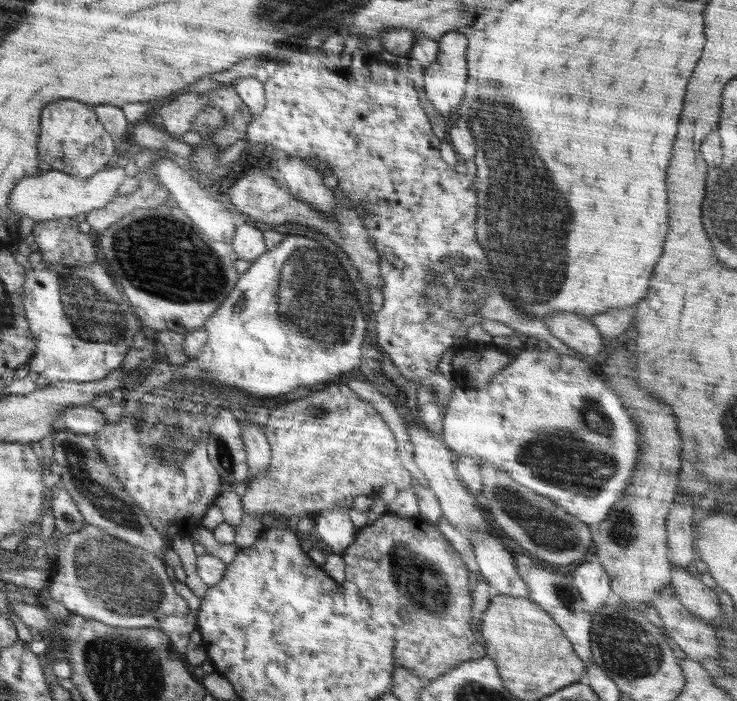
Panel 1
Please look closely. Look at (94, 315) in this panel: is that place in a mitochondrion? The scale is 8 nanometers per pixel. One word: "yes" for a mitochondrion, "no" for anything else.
yes

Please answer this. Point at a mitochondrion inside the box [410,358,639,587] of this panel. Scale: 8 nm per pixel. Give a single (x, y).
(583, 463)

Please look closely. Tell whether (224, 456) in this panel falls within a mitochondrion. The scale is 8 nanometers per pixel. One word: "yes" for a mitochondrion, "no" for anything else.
yes

